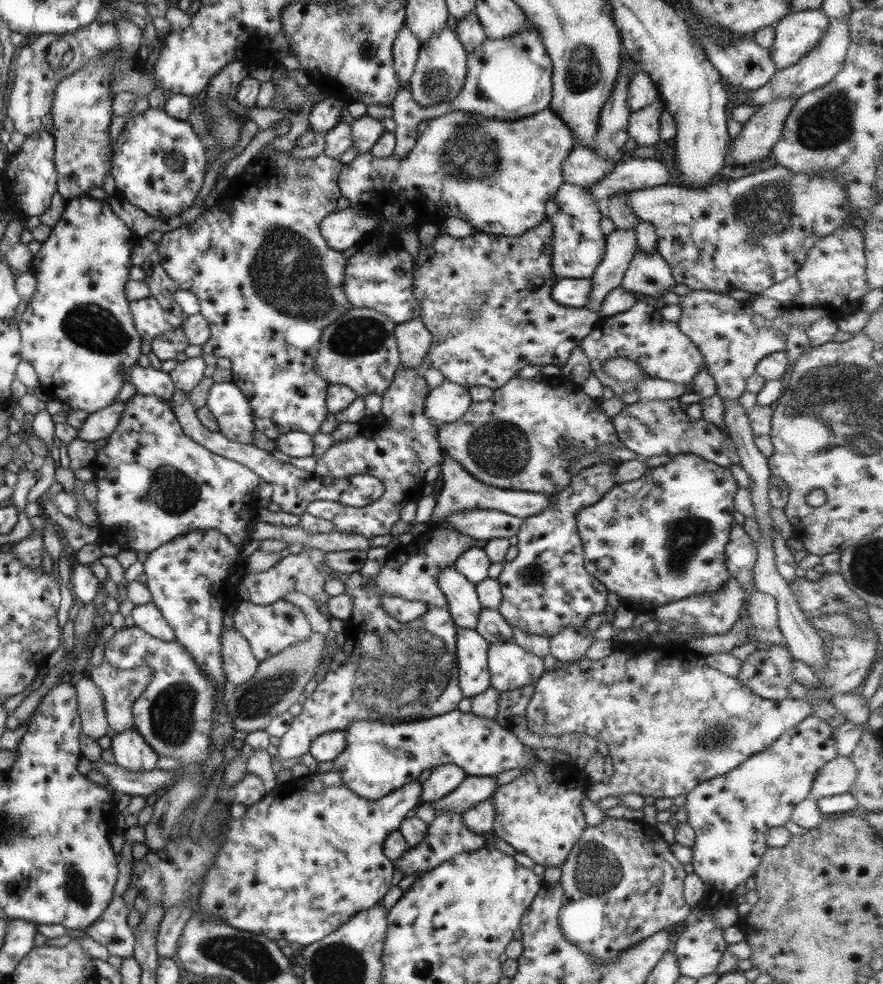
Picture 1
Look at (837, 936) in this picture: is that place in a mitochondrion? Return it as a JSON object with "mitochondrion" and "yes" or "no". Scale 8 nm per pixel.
{"mitochondrion":"yes"}

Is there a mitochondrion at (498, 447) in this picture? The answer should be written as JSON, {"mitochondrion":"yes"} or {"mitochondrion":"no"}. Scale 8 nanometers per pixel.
{"mitochondrion":"yes"}

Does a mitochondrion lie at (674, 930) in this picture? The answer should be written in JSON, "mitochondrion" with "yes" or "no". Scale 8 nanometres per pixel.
{"mitochondrion":"no"}

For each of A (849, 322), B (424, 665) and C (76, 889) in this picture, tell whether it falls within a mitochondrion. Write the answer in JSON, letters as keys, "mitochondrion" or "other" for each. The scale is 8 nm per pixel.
{"A":"other","B":"mitochondrion","C":"mitochondrion"}

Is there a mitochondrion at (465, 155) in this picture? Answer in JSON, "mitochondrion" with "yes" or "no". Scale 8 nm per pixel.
{"mitochondrion":"yes"}

